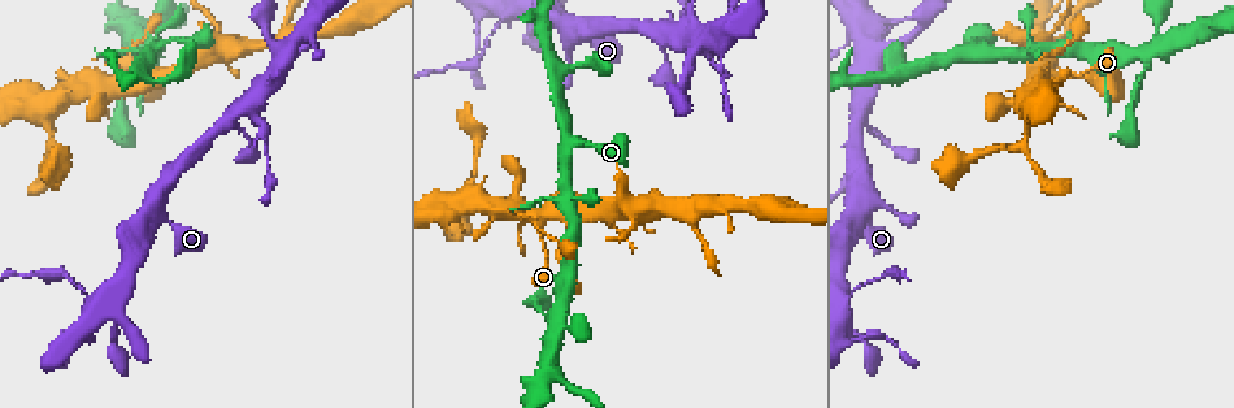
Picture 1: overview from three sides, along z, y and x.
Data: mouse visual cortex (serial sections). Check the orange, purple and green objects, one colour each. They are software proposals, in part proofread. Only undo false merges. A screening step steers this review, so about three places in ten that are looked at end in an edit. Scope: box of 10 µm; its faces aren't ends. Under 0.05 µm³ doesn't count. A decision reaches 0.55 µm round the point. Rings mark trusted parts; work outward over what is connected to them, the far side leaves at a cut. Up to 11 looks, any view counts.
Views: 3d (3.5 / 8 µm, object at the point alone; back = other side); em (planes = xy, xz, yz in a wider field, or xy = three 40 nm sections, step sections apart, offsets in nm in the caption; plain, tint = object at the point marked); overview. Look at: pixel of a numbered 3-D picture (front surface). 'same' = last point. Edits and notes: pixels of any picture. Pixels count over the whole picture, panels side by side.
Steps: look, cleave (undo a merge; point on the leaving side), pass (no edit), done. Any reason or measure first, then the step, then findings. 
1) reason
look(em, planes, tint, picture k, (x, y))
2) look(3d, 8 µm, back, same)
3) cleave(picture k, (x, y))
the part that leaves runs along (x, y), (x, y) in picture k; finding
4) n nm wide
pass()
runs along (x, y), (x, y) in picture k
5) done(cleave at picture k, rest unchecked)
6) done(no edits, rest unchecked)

look(3d, 8 µm, picture 1, (101, 90))

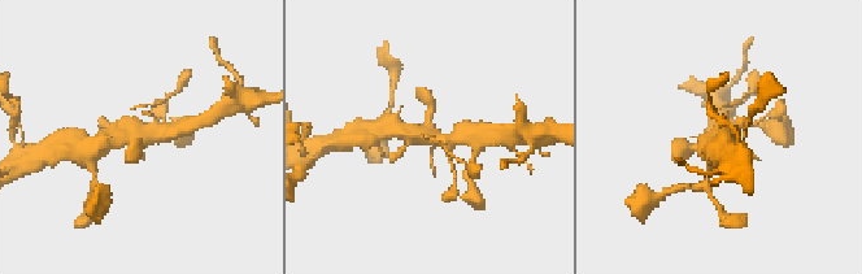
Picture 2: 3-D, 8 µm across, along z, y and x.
look(em, xy, step 2, tint, same)

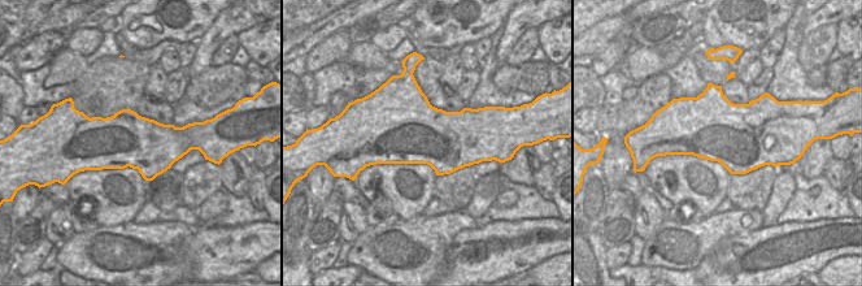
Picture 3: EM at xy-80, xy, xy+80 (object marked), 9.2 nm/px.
650 nm wide
pass()
runs along (451, 157), (448, 142), (395, 127) in picture 2; continuous, no second cell

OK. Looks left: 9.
two arms in line, one across
look(3d, 8 µm, picture 1, (474, 179))

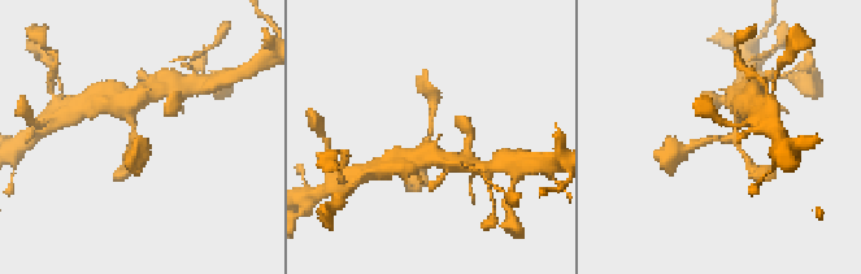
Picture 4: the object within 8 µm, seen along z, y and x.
look(em, xy, step 3, tint, same)

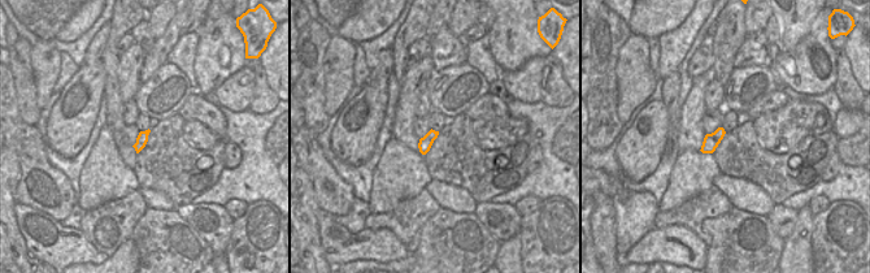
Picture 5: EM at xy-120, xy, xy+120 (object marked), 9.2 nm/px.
3 arms; arms of 200, 200, 200 nm
pass()
runs along (738, 116), (734, 136), (685, 148) in picture 4; continuous, no second cell

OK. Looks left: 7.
three-way junction
look(3d, 3.5 µm, picture 1, (153, 53))

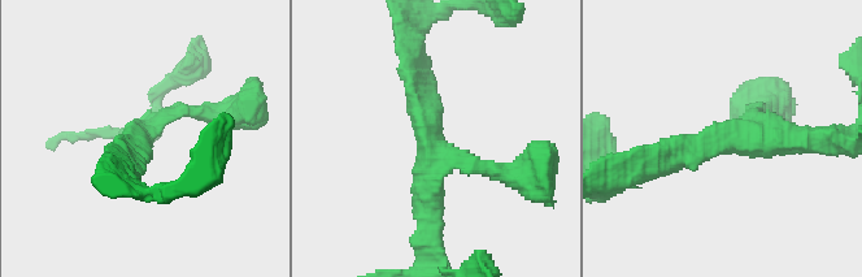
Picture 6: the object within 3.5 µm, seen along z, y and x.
3 arms; arms of 150, 250, 300 nm; need the tissue
look(em, xy, step 1, tint, picture 6, (431, 146))

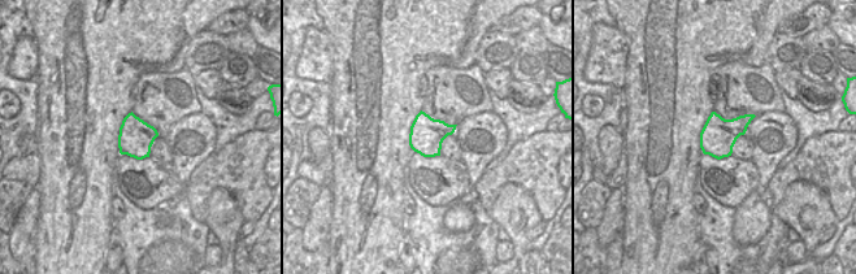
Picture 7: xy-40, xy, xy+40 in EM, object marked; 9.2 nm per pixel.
pass()
one cell here

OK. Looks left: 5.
abrupt turn
look(3d, 3.5 µm, back, picture 1, (282, 57))

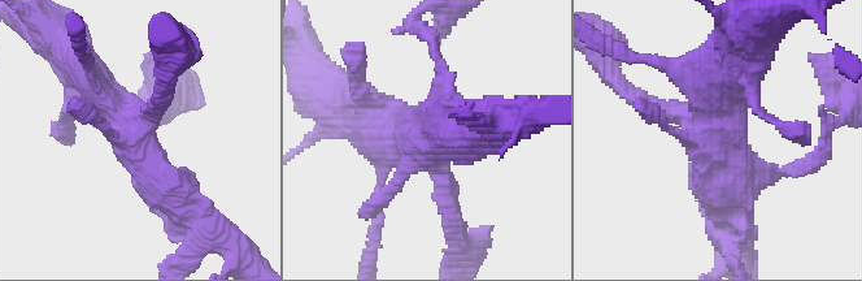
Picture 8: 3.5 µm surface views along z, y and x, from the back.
look(em, xy, step 1, tint, picture 8, (134, 133))

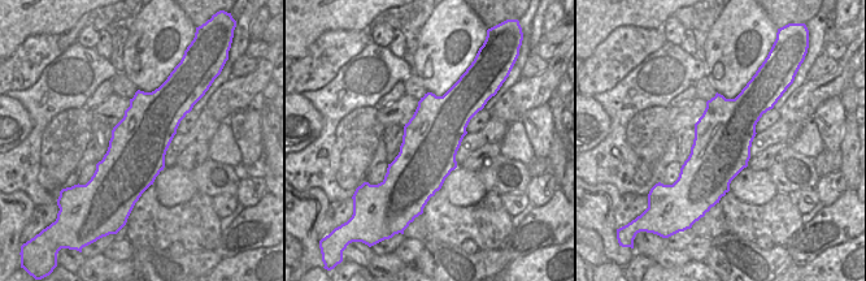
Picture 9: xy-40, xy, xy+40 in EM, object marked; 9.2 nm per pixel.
pass()
runs along (182, 206), (86, 70) in picture 8; continuous, no second cell

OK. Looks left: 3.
look(em, xy, step 1, tint, picture 1, (76, 283))

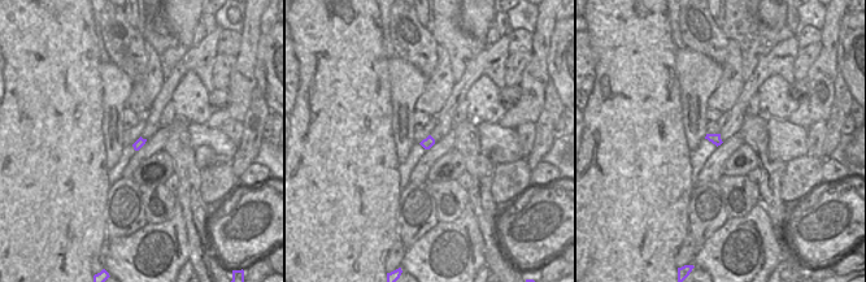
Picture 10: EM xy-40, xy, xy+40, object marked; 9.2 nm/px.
see where the arms go
look(3d, 3.5 µm, same)

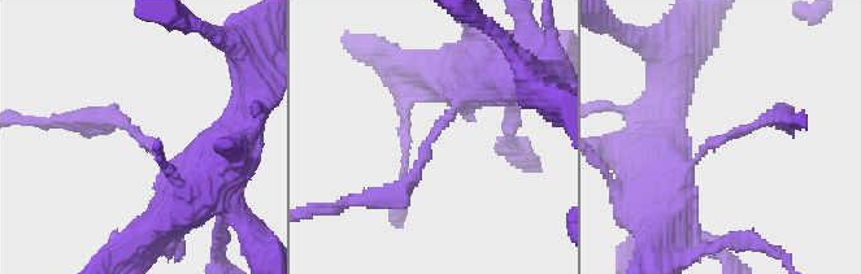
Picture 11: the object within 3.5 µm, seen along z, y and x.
cleave(picture 11, (137, 134))
the part that leaves runs along (151, 148), (122, 121), (95, 117) in picture 11; two cells meet here

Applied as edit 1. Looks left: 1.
done(cleave at picture 11, rest unchecked)

